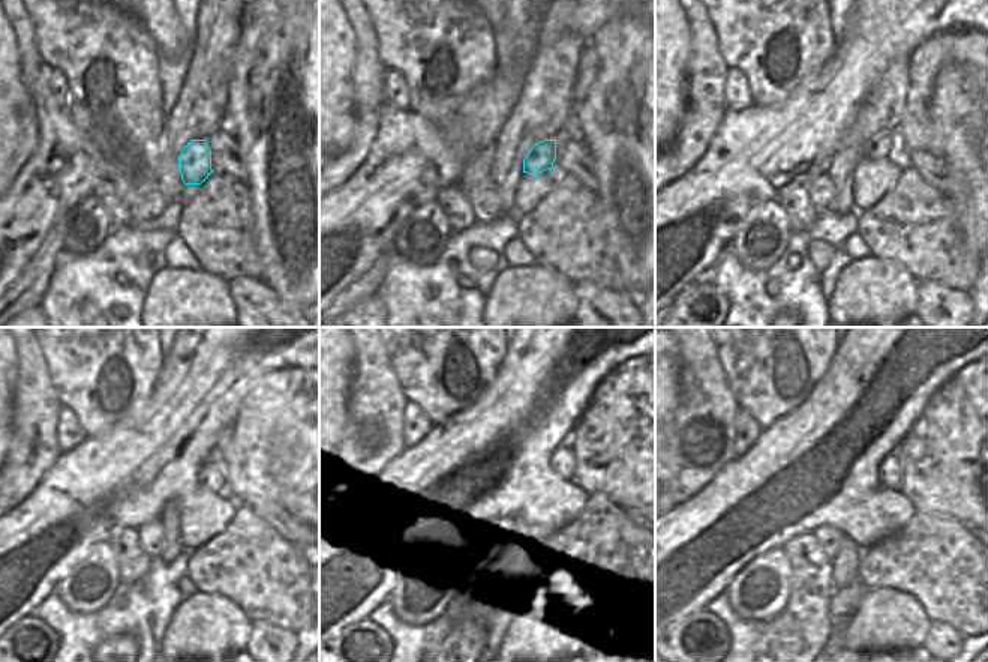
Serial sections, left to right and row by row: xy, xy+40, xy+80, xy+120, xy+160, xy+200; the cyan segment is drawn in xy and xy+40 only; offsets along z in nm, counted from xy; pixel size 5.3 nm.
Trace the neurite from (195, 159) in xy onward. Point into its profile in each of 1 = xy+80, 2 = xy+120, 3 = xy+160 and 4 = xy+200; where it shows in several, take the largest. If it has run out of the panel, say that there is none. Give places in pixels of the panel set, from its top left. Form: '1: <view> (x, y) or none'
1: xy+80 (883, 146)
2: xy+120 (212, 478)
3: xy+160 (561, 463)
4: xy+200 (889, 470)

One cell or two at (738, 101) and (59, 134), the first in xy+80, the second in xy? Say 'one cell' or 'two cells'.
two cells

